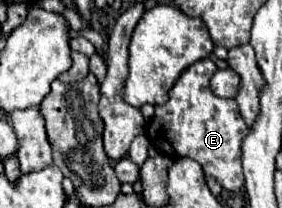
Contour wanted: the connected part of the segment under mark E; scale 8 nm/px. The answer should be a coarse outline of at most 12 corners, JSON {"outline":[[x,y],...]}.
{"outline":[[191,64],[145,128],[171,158],[193,158],[227,192],[245,192],[239,114]]}

